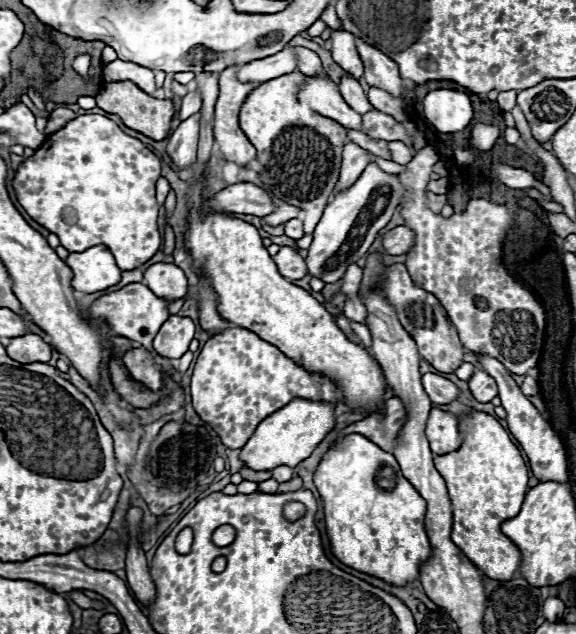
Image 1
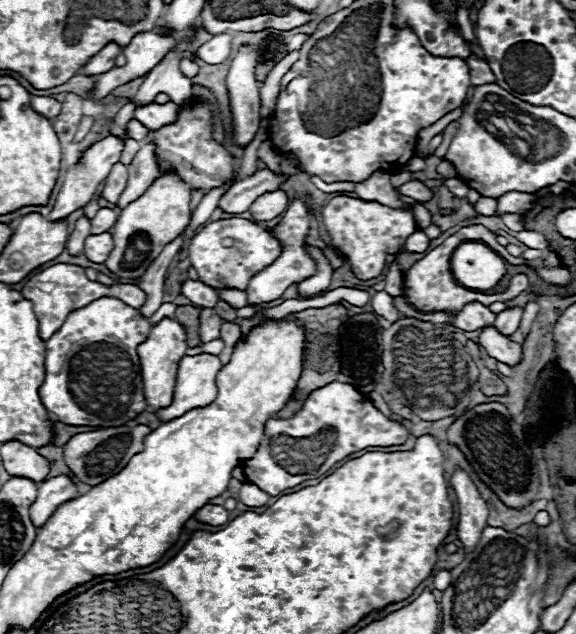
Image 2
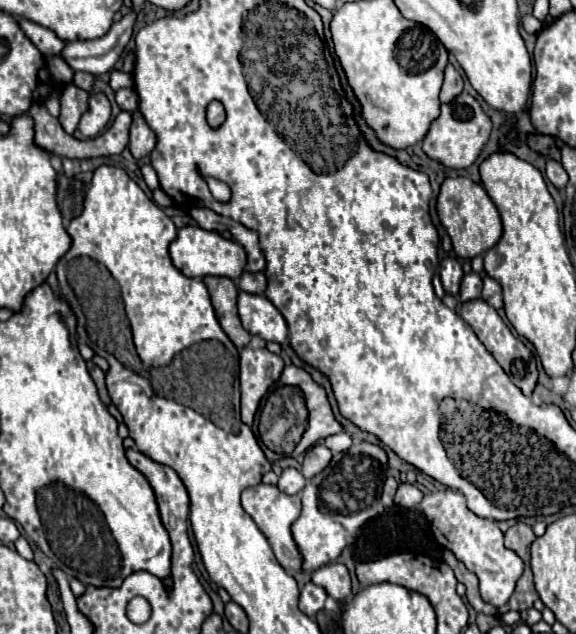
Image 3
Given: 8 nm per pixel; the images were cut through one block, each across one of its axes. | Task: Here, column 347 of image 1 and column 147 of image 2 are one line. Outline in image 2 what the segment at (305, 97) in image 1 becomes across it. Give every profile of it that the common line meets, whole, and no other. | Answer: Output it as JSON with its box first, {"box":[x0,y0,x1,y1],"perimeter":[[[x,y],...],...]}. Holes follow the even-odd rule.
{"box":[134,102,178,130],"perimeter":[[[152,102],[152,104],[144,104],[144,106],[136,106],[136,110],[134,110],[134,118],[138,122],[142,122],[148,130],[174,122],[176,114],[178,114],[178,106],[174,102],[166,102],[166,104]]]}

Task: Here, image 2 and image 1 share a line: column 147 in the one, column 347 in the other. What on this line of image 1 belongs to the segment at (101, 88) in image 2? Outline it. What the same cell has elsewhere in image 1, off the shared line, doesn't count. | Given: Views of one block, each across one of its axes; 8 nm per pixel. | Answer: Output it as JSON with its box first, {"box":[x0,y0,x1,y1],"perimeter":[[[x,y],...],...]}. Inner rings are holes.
{"box":[330,30,364,78],"perimeter":[[[332,30],[330,34],[330,40],[332,40],[332,58],[336,64],[342,66],[344,72],[348,72],[350,76],[356,76],[360,78],[362,72],[364,72],[364,66],[362,66],[362,60],[356,52],[356,44],[354,44],[354,36],[346,30]]]}

